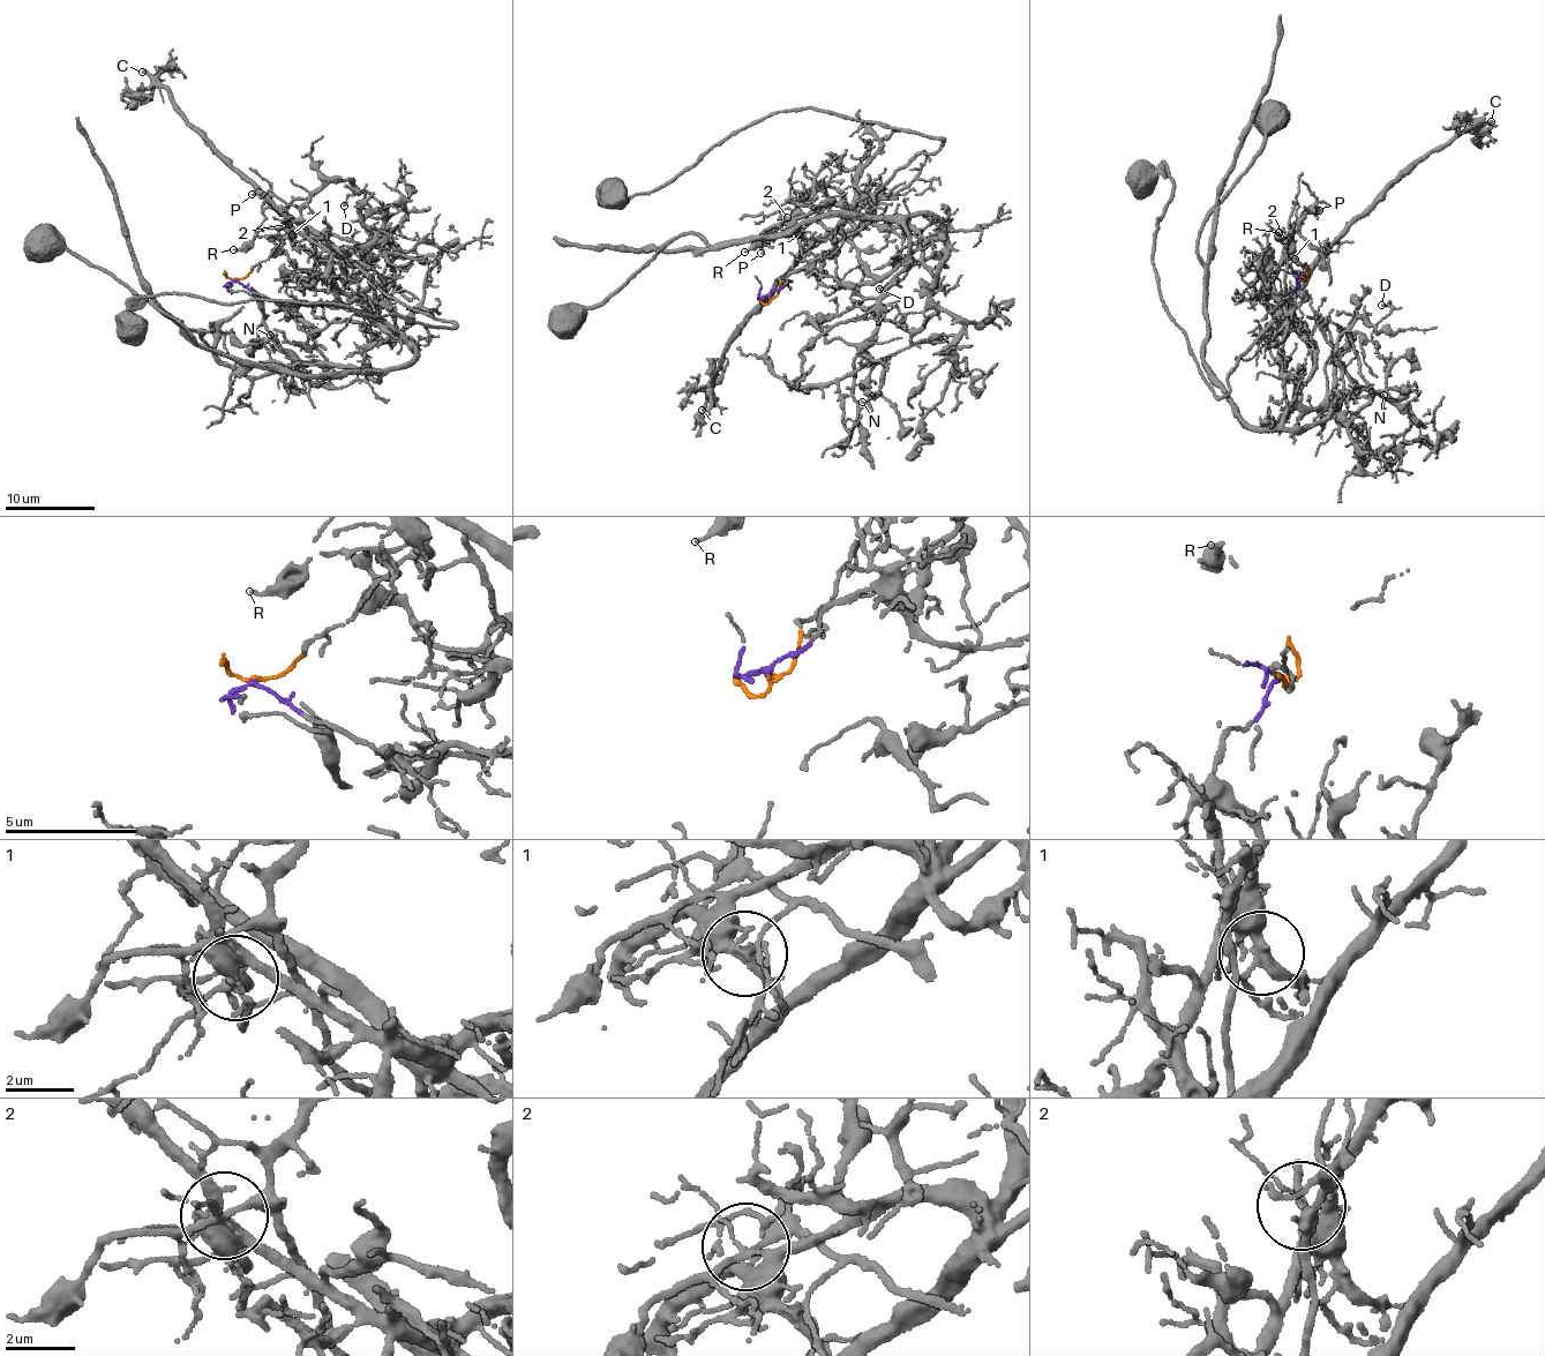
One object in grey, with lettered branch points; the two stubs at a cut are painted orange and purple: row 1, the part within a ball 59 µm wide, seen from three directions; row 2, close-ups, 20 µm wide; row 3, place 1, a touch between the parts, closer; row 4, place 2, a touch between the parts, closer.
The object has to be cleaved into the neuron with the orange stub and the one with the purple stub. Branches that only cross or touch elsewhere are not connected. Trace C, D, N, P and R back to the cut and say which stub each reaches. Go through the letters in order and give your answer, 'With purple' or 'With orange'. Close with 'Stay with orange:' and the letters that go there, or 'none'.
C: With orange
D: With purple
N: With purple
P: With orange
R: With purple
Stay with orange: C, P

